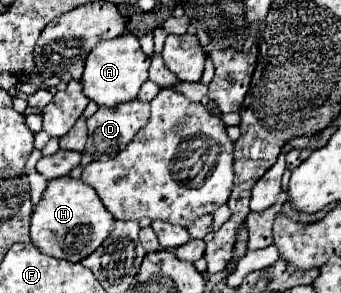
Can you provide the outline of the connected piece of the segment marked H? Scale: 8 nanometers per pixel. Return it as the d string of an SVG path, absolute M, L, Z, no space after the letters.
M57 177L47 183L47 189L33 209L31 217L31 243L41 251L57 259L81 261L91 255L113 231L115 219L101 203L93 187L73 177Z

